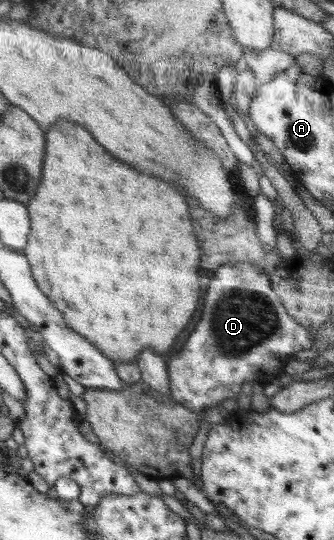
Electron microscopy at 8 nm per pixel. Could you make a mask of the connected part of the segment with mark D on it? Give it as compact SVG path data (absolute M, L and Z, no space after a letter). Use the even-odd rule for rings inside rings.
M227 264L215 270L213 279L209 281L209 289L207 289L207 293L205 293L205 303L203 303L203 315L201 315L201 321L197 323L195 331L189 335L189 339L185 341L185 345L183 345L181 350L178 353L175 353L175 355L171 357L171 361L169 361L169 396L175 403L180 403L187 409L200 415L204 409L219 404L224 399L236 397L241 394L240 389L243 383L253 384L253 381L260 381L267 384L275 378L284 376L285 365L294 358L293 353L303 351L303 349L311 349L314 342L312 335L288 314L288 311L283 305L281 305L277 295L272 291L271 284L272 283L270 282L268 275L265 273L265 270L263 270L261 266L257 266L257 264Z

